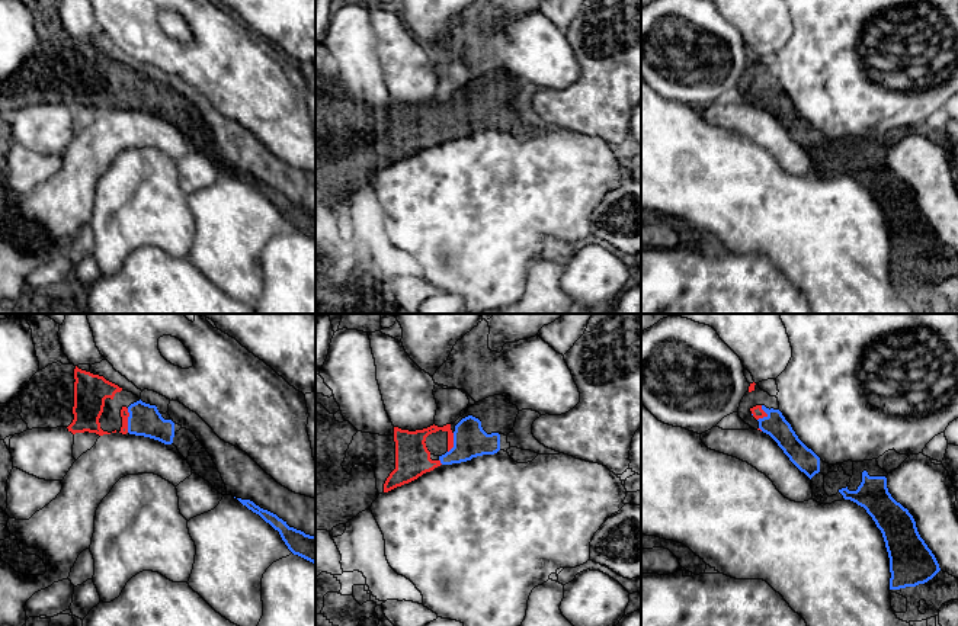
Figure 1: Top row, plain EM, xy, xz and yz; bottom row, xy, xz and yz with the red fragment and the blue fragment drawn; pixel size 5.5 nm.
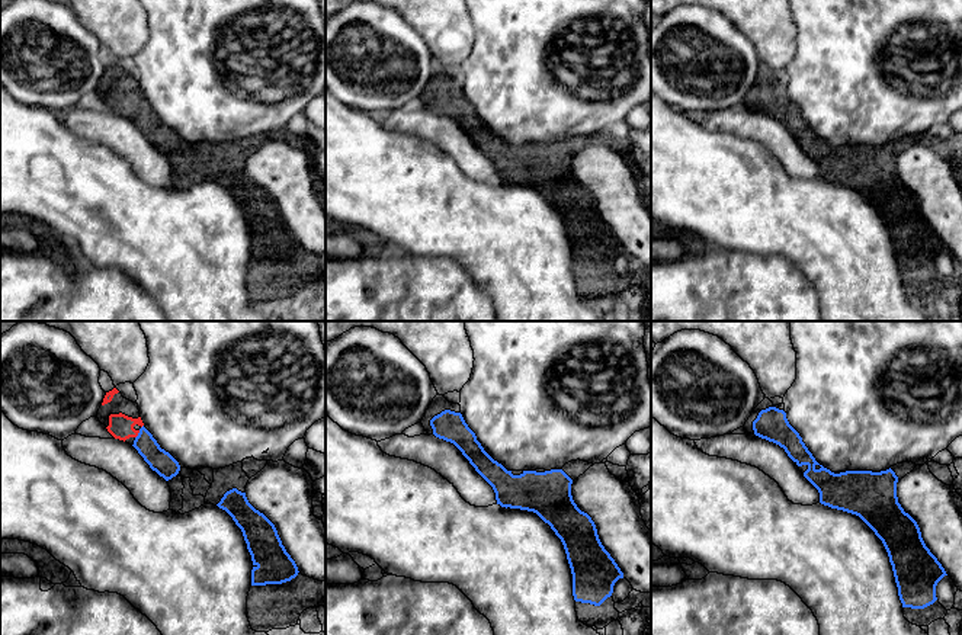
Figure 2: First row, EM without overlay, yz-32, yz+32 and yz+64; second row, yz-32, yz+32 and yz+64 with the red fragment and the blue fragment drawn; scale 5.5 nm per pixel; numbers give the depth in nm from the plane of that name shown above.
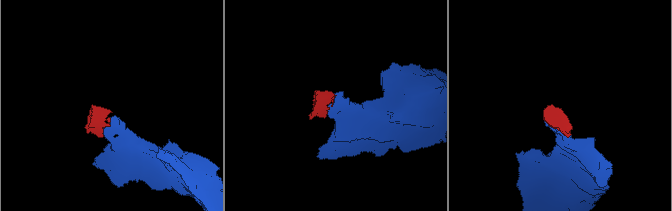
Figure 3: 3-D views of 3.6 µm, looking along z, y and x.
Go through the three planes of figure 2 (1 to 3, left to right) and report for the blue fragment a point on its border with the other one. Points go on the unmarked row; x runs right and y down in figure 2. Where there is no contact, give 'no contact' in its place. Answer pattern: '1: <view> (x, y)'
1: yz-32 (137, 109)
2: no contact
3: no contact

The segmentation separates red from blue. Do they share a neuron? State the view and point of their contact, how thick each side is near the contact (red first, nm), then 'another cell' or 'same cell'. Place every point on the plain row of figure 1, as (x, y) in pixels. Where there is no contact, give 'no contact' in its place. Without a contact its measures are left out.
contact xy (127, 95); calibres 50 and 180 nm; same cell

